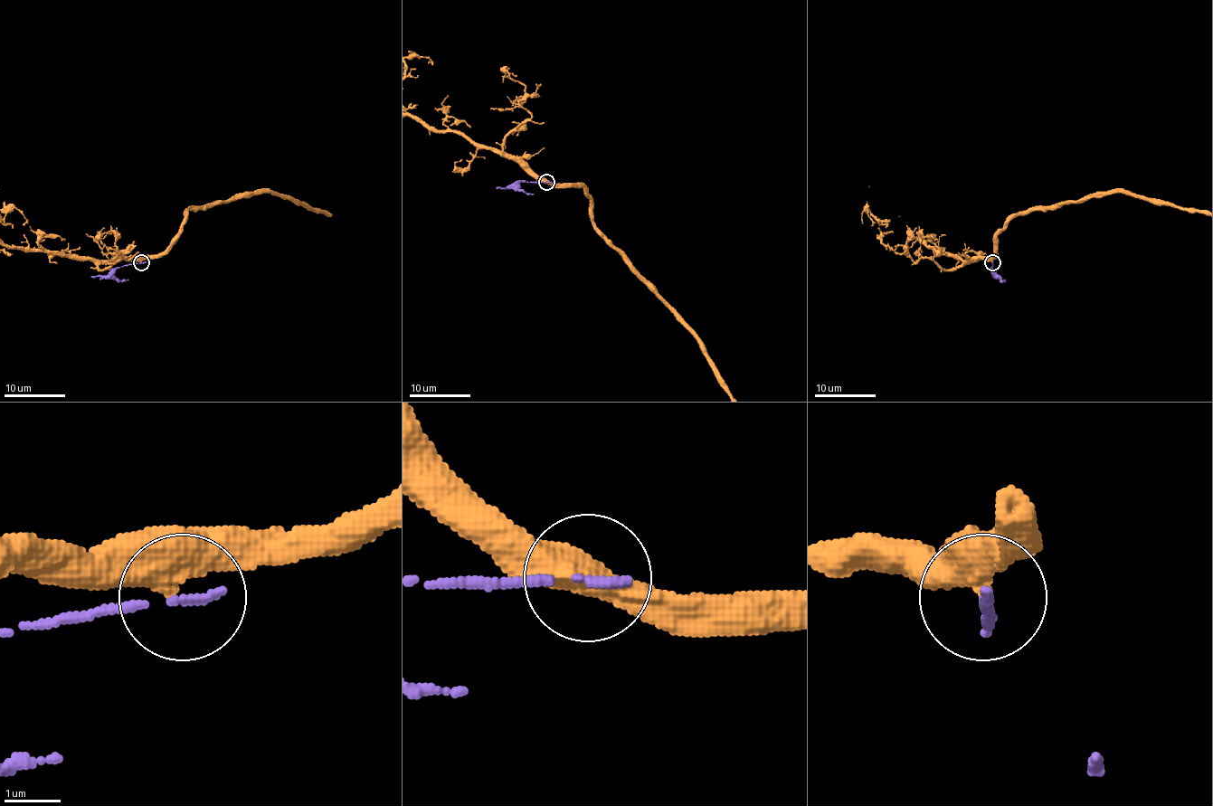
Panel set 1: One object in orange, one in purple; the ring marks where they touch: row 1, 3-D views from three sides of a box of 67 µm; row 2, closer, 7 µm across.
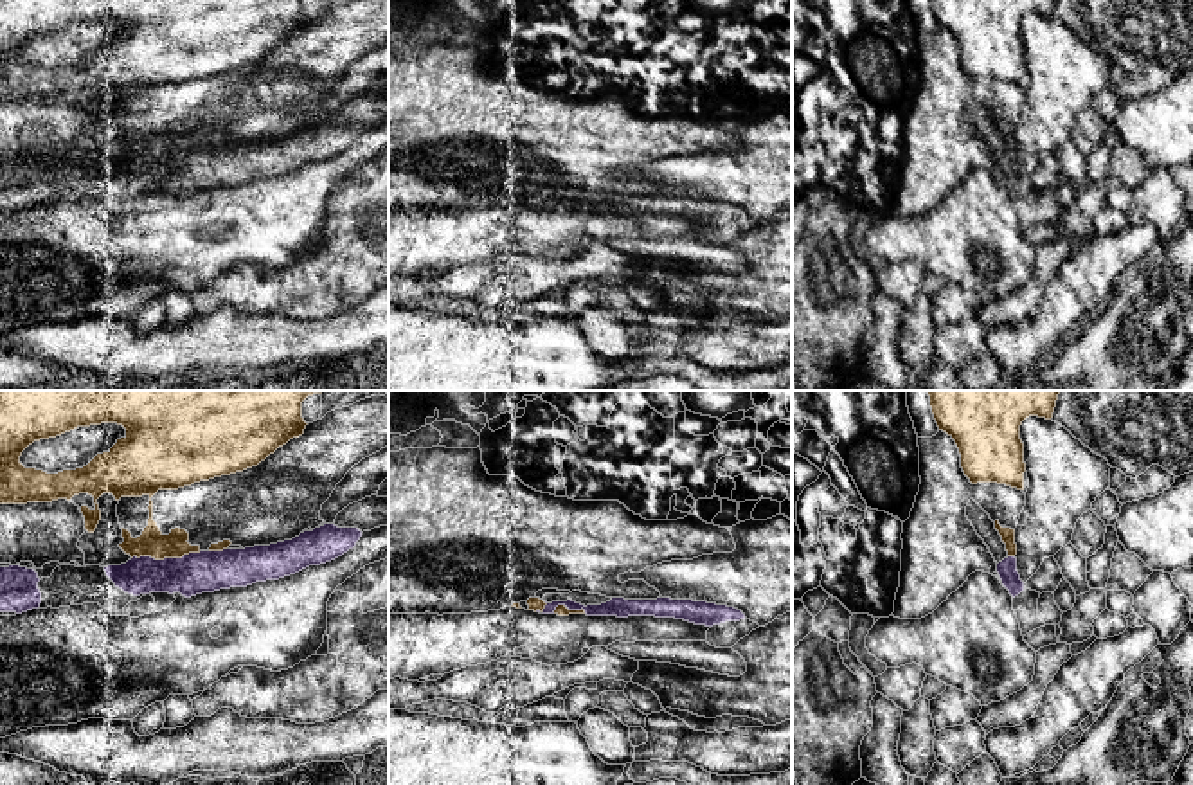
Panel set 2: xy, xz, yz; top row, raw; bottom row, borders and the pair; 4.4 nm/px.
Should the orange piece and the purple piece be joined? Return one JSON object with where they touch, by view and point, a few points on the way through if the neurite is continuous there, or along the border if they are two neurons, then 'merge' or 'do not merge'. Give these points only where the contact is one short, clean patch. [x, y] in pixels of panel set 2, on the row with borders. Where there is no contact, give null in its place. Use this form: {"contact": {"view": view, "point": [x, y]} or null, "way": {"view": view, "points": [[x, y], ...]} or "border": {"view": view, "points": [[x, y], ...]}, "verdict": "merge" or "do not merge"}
{"contact": {"view": "xy", "point": [166, 557]}, "border": {"view": "xy", "points": [[200, 551], [189, 551], [180, 557], [132, 559]]}, "verdict": "do not merge"}

